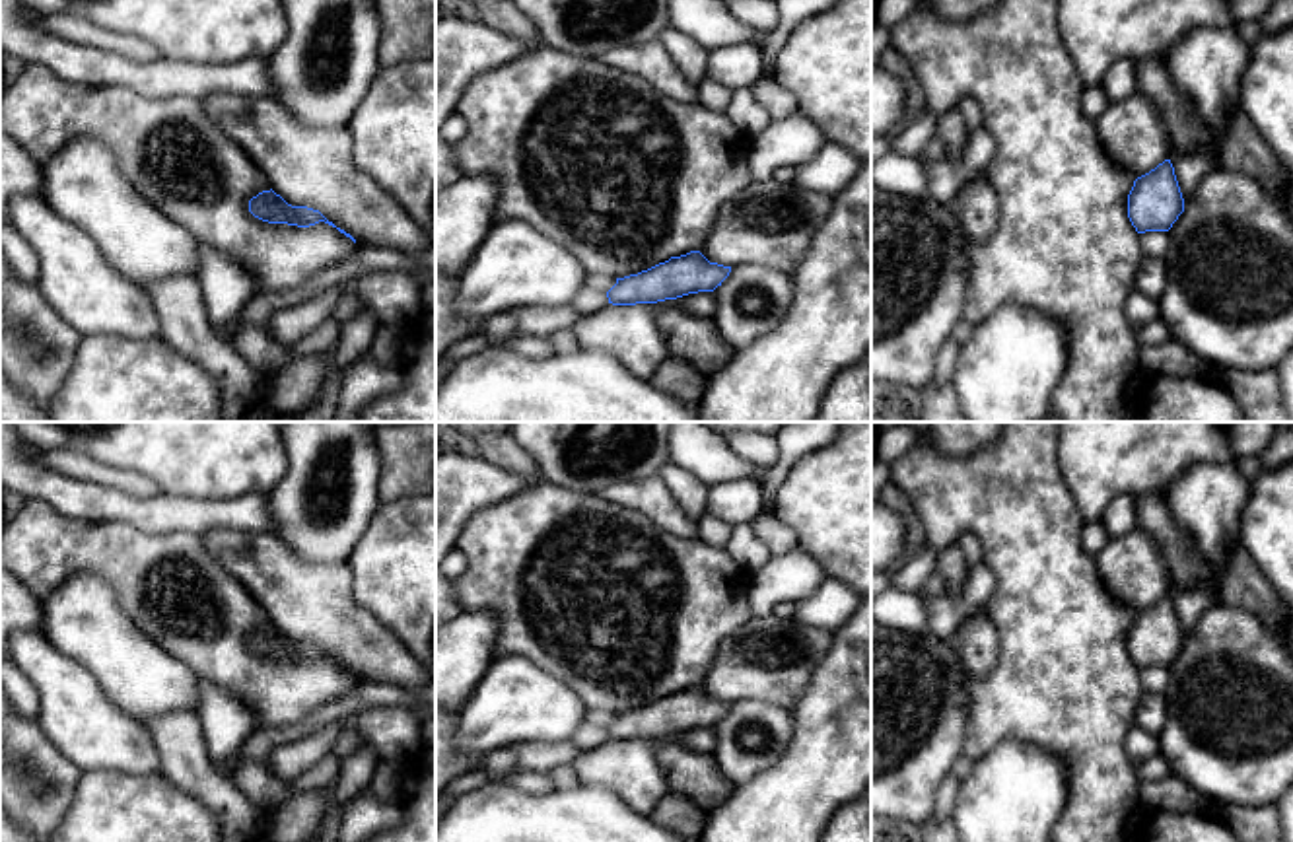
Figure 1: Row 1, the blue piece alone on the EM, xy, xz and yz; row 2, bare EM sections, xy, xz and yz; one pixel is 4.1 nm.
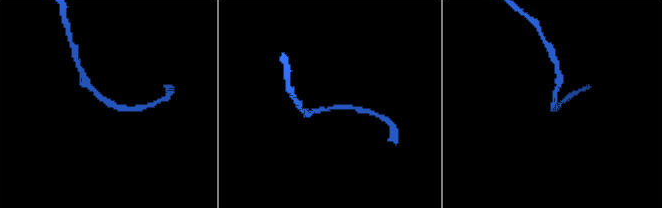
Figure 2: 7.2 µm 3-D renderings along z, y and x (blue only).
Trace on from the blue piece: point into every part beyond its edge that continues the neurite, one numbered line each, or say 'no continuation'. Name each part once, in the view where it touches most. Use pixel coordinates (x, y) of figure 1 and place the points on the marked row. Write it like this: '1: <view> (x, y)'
1: xy (308, 166)

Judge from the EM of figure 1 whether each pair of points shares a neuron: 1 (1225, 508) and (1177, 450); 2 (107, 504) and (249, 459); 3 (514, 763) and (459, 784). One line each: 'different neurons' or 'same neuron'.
1: different neurons
2: different neurons
3: different neurons

